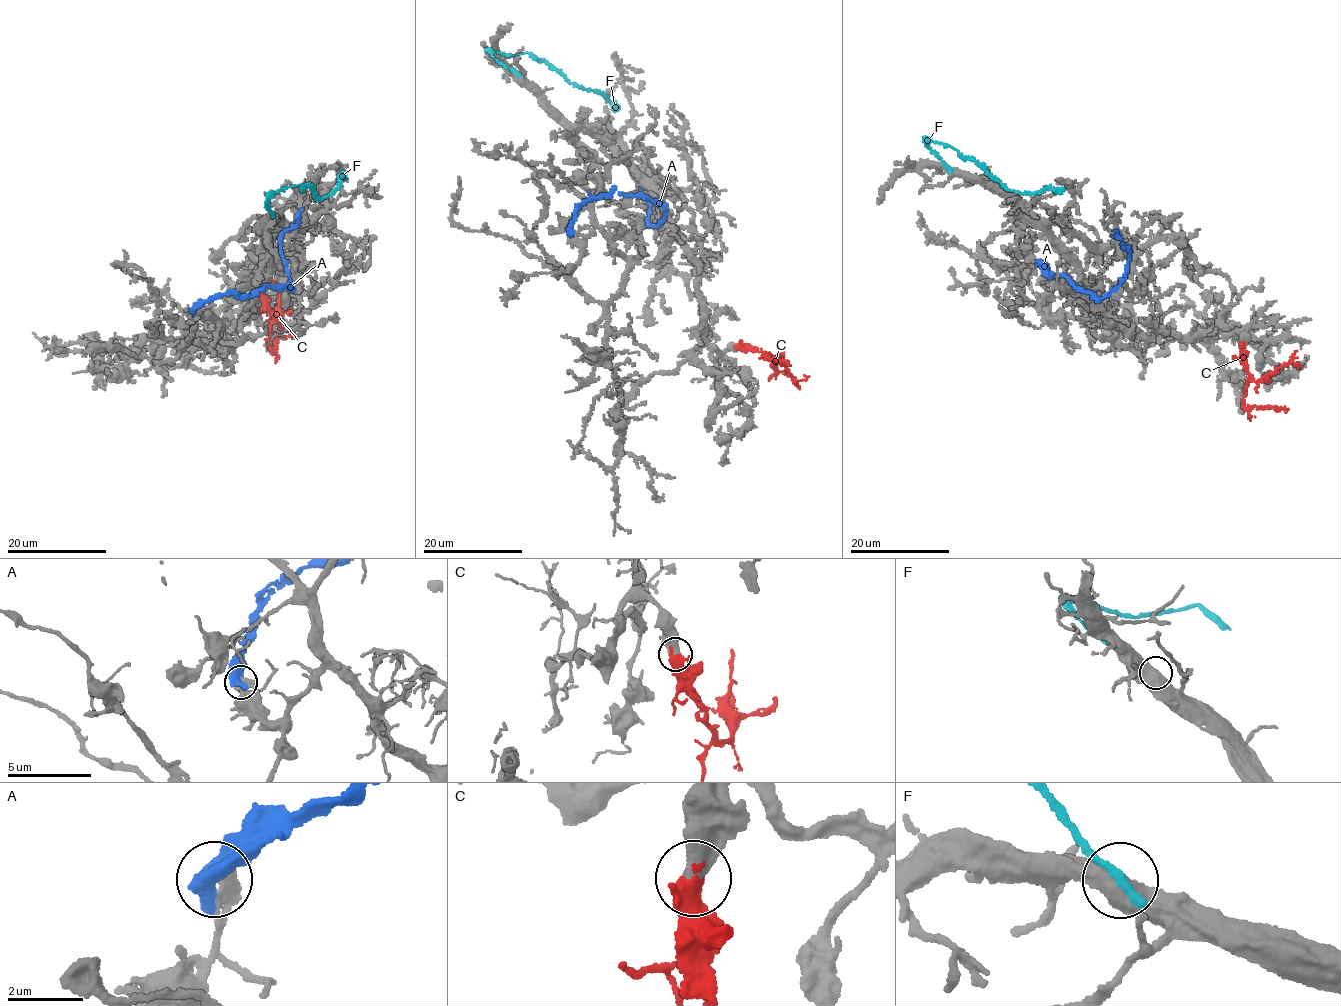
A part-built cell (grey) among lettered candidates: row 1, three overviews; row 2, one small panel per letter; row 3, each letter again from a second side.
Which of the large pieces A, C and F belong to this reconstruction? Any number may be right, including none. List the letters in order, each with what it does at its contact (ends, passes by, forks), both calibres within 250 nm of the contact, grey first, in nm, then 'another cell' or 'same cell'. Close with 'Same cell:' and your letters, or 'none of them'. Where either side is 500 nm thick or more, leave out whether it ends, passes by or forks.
A: 420 nm thick on the grey side, 850 nm on the other; another cell
C: 550 nm thick on the grey side, 650 nm on the other; same cell
F: 550 nm thick on the grey side, 280 nm on the other; another cell
Same cell: C

